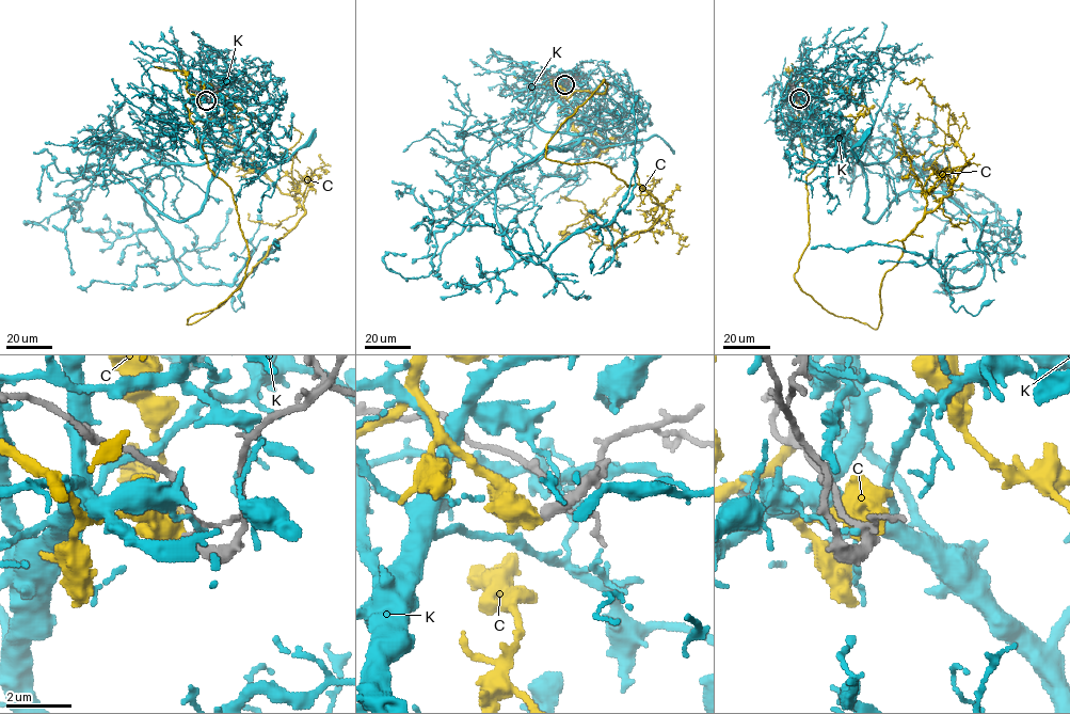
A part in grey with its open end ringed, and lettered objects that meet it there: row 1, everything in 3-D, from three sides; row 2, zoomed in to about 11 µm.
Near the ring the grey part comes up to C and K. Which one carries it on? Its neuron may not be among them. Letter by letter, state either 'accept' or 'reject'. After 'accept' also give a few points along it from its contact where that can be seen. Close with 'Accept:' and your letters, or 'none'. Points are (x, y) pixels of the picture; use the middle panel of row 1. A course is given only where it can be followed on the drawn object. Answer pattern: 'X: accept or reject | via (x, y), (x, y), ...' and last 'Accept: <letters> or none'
C: reject
K: reject
Accept: none

